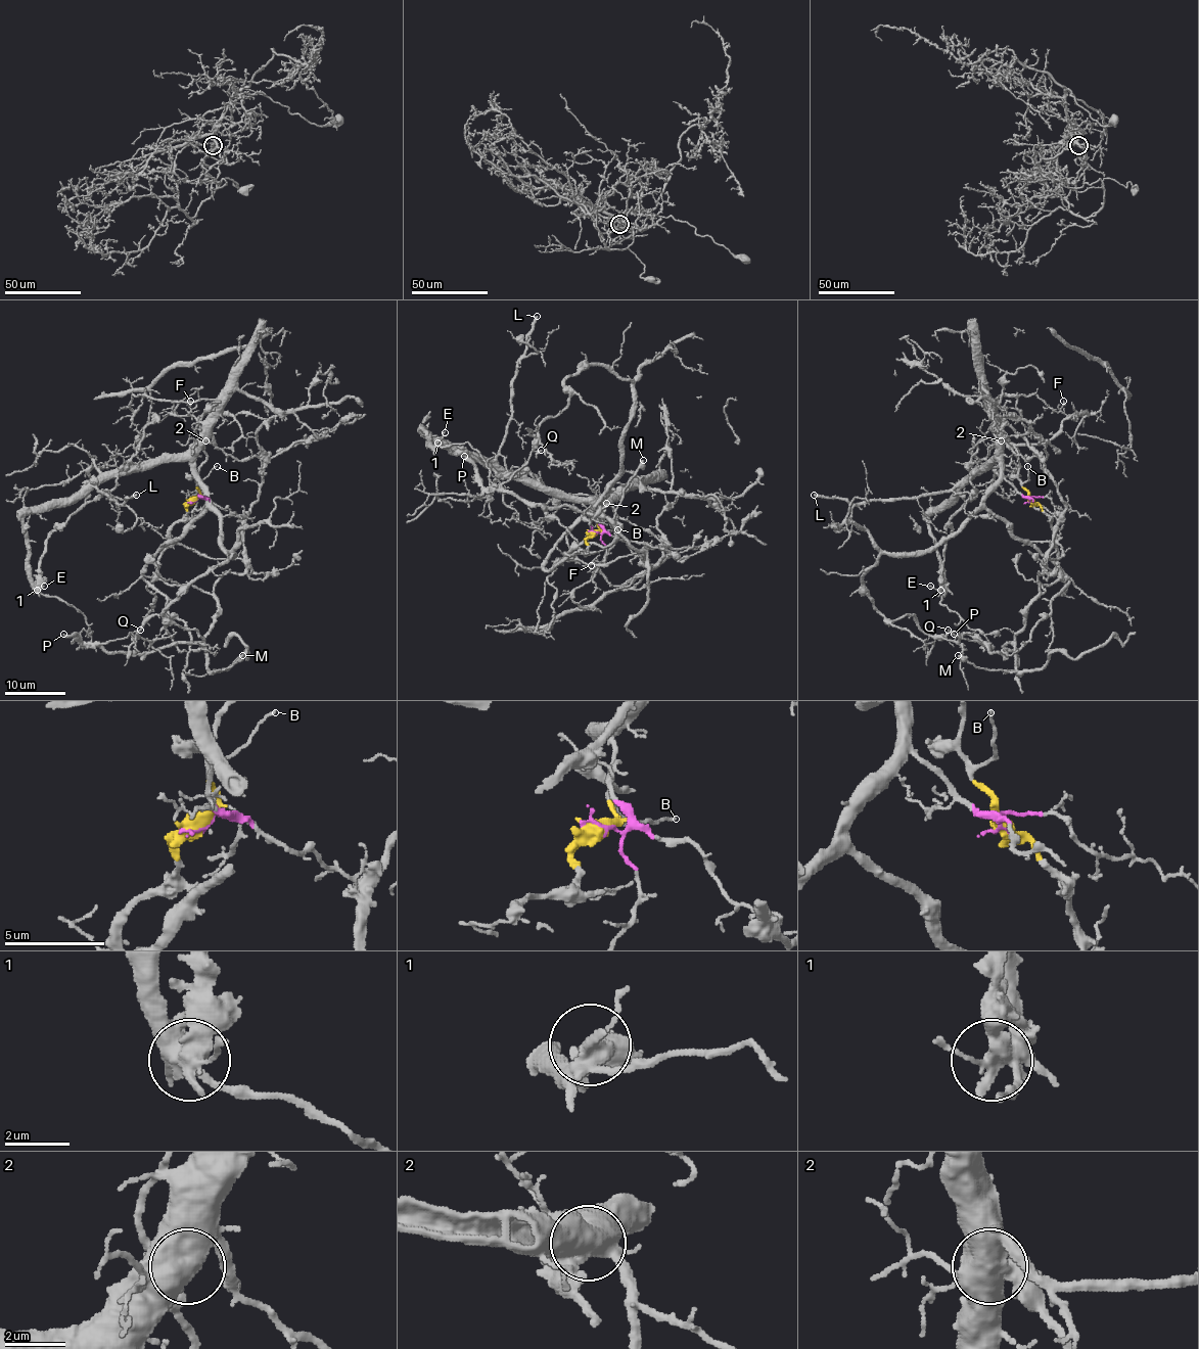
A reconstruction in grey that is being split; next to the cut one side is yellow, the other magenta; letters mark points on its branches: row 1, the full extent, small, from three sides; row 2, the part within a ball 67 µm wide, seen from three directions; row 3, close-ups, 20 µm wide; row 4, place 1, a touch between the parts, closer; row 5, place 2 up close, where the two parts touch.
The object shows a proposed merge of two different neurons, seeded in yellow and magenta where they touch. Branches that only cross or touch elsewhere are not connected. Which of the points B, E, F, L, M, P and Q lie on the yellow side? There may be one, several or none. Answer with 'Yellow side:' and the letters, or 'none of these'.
Yellow side: B, M, P, Q

